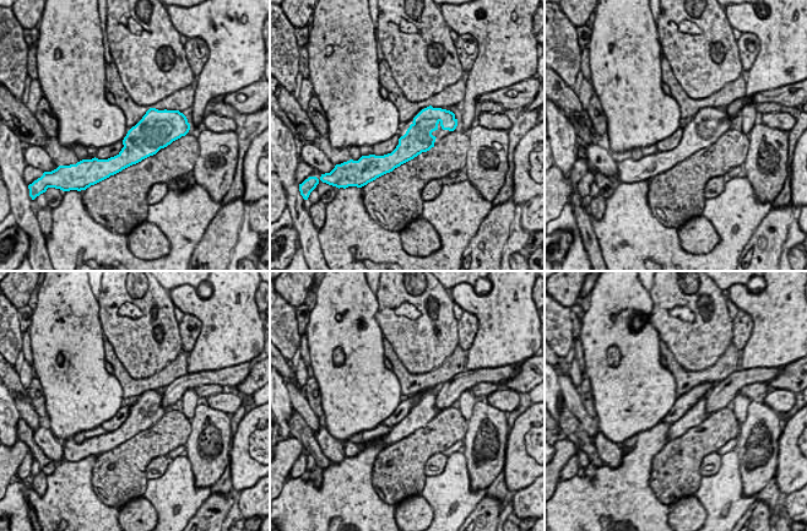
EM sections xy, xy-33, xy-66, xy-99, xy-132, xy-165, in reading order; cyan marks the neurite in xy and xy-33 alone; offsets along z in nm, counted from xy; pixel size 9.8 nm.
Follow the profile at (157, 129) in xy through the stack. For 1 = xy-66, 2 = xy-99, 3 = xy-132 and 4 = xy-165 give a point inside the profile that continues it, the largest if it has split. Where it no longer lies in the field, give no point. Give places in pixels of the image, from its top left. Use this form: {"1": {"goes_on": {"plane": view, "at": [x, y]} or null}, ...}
{"1": {"goes_on": {"plane": "xy-66", "at": [629, 171]}}, "2": {"goes_on": {"plane": "xy-99", "at": [144, 413]}}, "3": {"goes_on": {"plane": "xy-132", "at": [421, 415]}}, "4": {"goes_on": {"plane": "xy-165", "at": [696, 416]}}}

